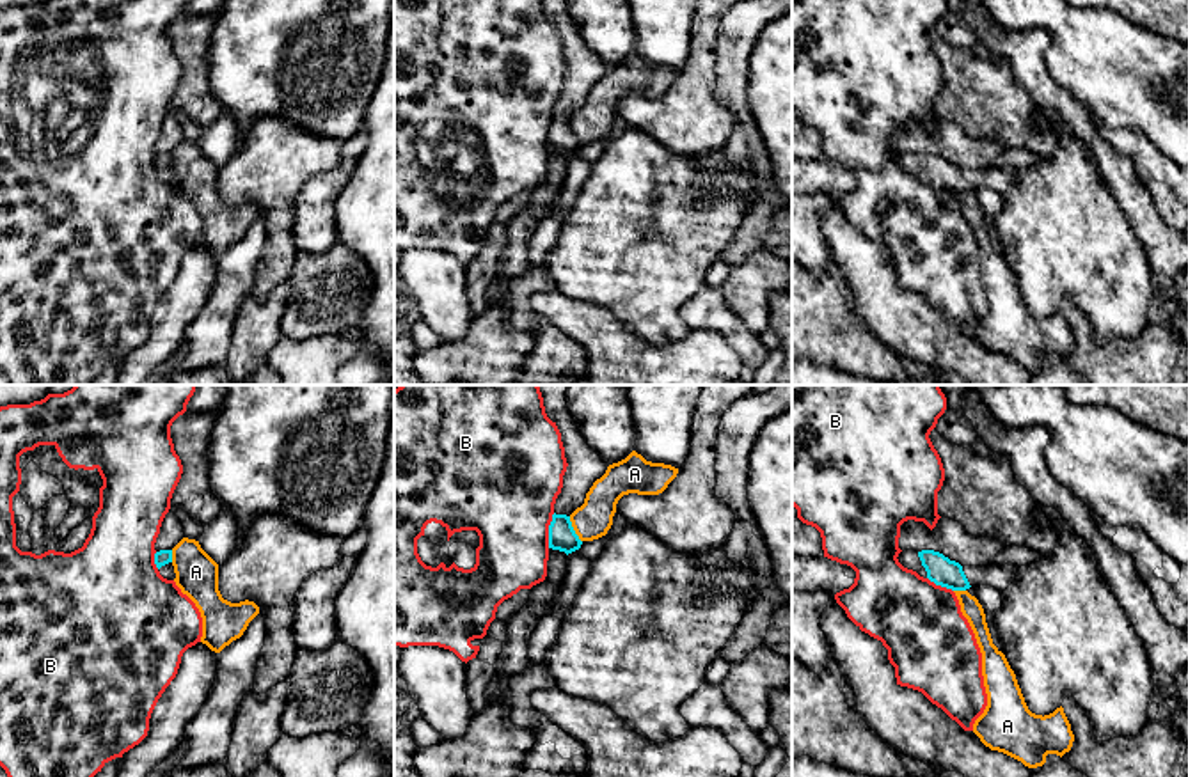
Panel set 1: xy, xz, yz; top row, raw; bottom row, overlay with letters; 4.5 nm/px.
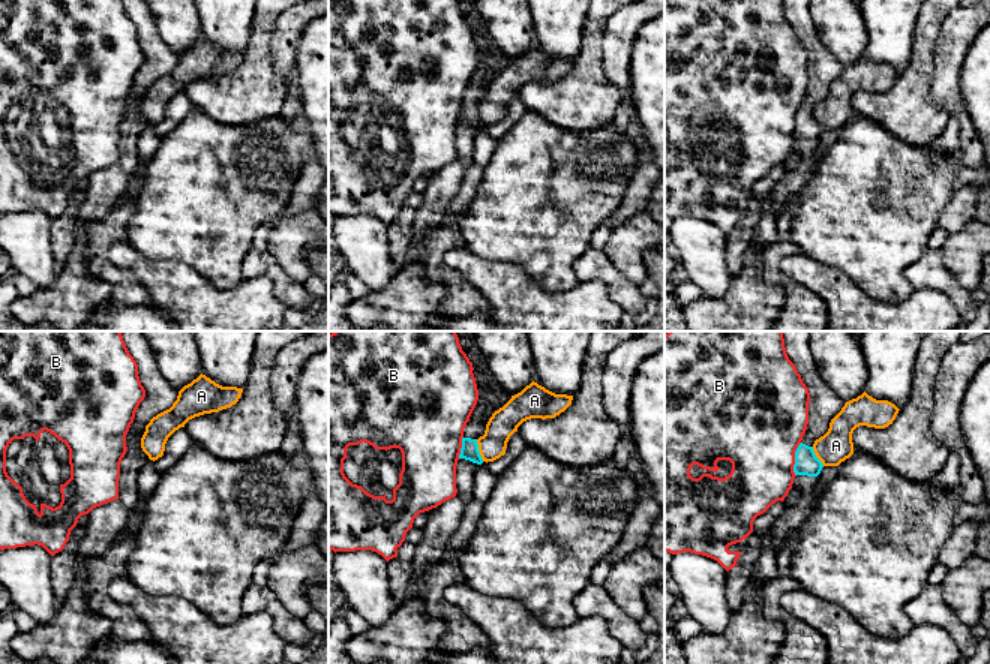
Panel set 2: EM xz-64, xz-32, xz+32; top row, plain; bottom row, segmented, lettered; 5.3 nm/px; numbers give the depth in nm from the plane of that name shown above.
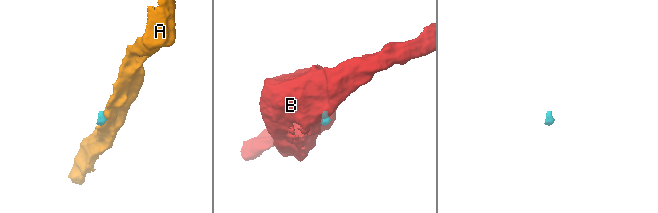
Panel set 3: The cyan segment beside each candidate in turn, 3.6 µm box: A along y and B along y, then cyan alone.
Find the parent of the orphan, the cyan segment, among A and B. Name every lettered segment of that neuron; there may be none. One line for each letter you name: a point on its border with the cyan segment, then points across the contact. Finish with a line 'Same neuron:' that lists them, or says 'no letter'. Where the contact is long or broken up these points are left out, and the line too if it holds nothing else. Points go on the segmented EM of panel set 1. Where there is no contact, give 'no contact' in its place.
Same neuron: no letter

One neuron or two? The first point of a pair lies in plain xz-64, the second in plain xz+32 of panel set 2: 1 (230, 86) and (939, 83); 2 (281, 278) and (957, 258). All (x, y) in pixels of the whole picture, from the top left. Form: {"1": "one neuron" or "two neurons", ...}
{"1": "two neurons", "2": "two neurons"}

